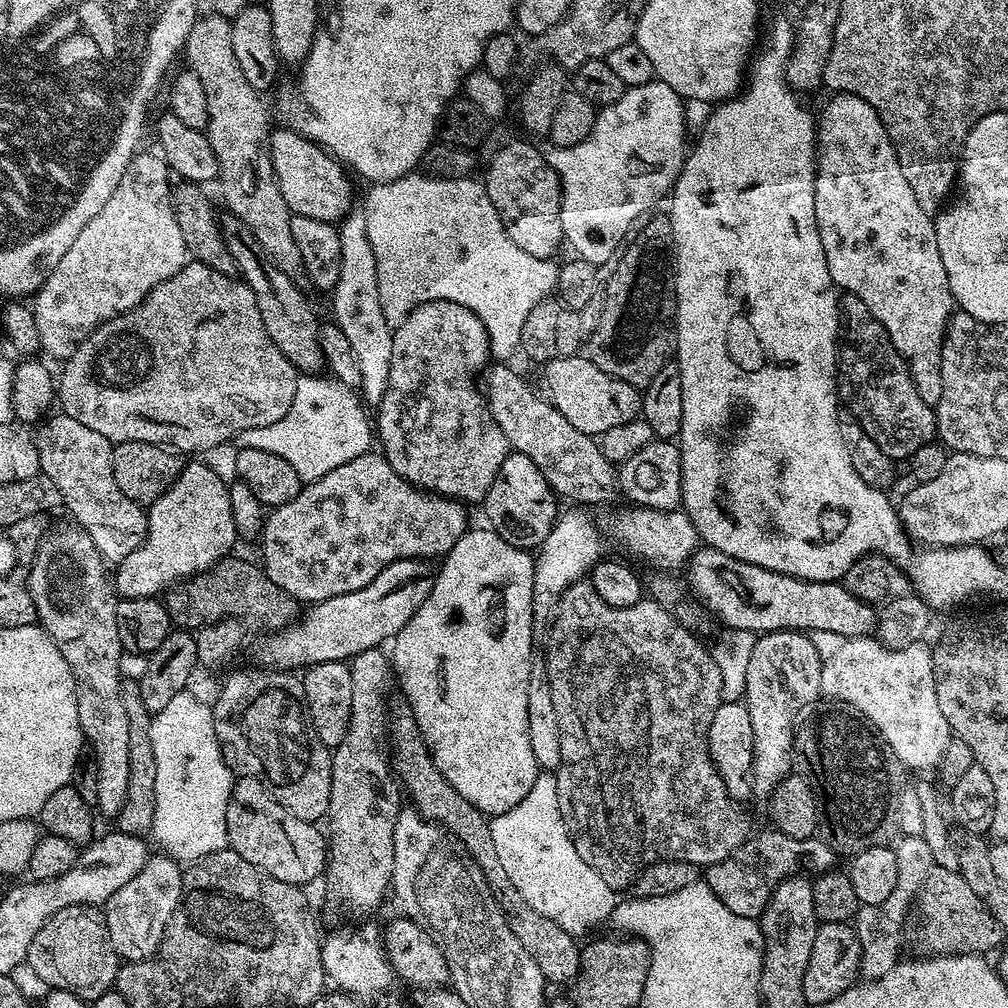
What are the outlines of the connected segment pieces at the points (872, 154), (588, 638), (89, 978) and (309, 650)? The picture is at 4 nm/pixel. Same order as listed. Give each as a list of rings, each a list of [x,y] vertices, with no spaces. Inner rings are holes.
[[[837,92],[833,100],[824,108],[824,113],[818,116],[818,155],[816,158],[816,189],[814,190],[814,214],[818,222],[818,238],[822,238],[822,250],[826,254],[826,266],[830,270],[830,278],[837,289],[862,298],[866,306],[882,322],[894,346],[899,350],[908,367],[912,369],[912,380],[916,384],[918,394],[928,404],[935,406],[942,398],[942,352],[944,334],[948,331],[948,322],[952,319],[954,301],[950,282],[946,278],[946,266],[942,266],[942,254],[938,254],[938,238],[936,237],[936,221],[922,206],[918,206],[918,198],[914,198],[914,190],[910,190],[910,182],[902,175],[902,166],[898,166],[896,151],[892,140],[886,134],[874,106],[862,98],[849,92]]]
[[[591,579],[577,580],[560,596],[560,603],[554,609],[551,621],[552,637],[548,640],[548,681],[550,682],[550,698],[554,702],[554,714],[558,714],[558,734],[560,735],[560,766],[555,769],[558,786],[558,806],[562,810],[564,824],[568,828],[570,838],[574,842],[574,850],[595,870],[613,890],[631,889],[640,871],[659,860],[684,860],[687,864],[707,866],[722,862],[738,846],[742,846],[753,835],[754,827],[748,821],[741,805],[728,797],[726,786],[710,758],[708,735],[710,721],[714,718],[714,710],[722,703],[724,687],[722,674],[716,665],[711,651],[699,644],[697,637],[682,627],[662,606],[658,606],[650,598],[641,598],[634,606],[619,608],[610,606],[598,596],[598,590]]]
[[[79,904],[58,911],[42,926],[27,951],[26,964],[45,987],[70,990],[89,1001],[113,989],[120,959],[110,942],[103,911]]]
[[[399,560],[390,562],[374,582],[362,586],[362,590],[354,590],[350,594],[338,594],[338,598],[326,598],[313,603],[308,613],[301,615],[295,622],[273,631],[263,637],[264,645],[260,648],[260,656],[265,665],[277,670],[304,670],[314,664],[331,660],[347,661],[353,656],[362,654],[371,648],[387,645],[414,618],[418,606],[426,602],[430,590],[436,581],[437,565],[430,560]]]

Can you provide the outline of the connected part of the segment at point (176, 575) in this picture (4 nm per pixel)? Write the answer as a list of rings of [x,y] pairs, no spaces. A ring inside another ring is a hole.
[[[185,463],[176,481],[147,509],[148,529],[142,543],[115,565],[114,587],[117,593],[124,600],[156,598],[167,593],[169,588],[175,588],[180,581],[191,580],[199,572],[205,572],[225,559],[235,549],[232,547],[238,544],[228,489],[229,485],[224,484],[223,478],[210,465]]]

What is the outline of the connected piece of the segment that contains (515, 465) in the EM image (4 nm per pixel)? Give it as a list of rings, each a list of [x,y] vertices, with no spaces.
[[[512,450],[502,462],[494,478],[494,486],[483,498],[482,507],[488,515],[487,523],[493,532],[516,548],[539,549],[558,519],[558,497],[546,482],[542,470],[526,458],[526,454]]]

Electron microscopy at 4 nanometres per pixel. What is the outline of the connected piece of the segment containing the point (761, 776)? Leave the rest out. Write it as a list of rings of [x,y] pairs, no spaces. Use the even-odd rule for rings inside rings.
[[[766,632],[756,636],[756,645],[750,654],[750,666],[746,666],[746,686],[742,703],[750,710],[750,726],[754,729],[754,750],[752,751],[754,754],[754,786],[752,791],[757,797],[771,797],[773,790],[786,777],[793,775],[792,743],[796,737],[796,726],[805,709],[815,703],[814,700],[817,697],[821,697],[823,665],[824,661],[821,660],[818,650],[814,650],[811,635],[803,632]]]

